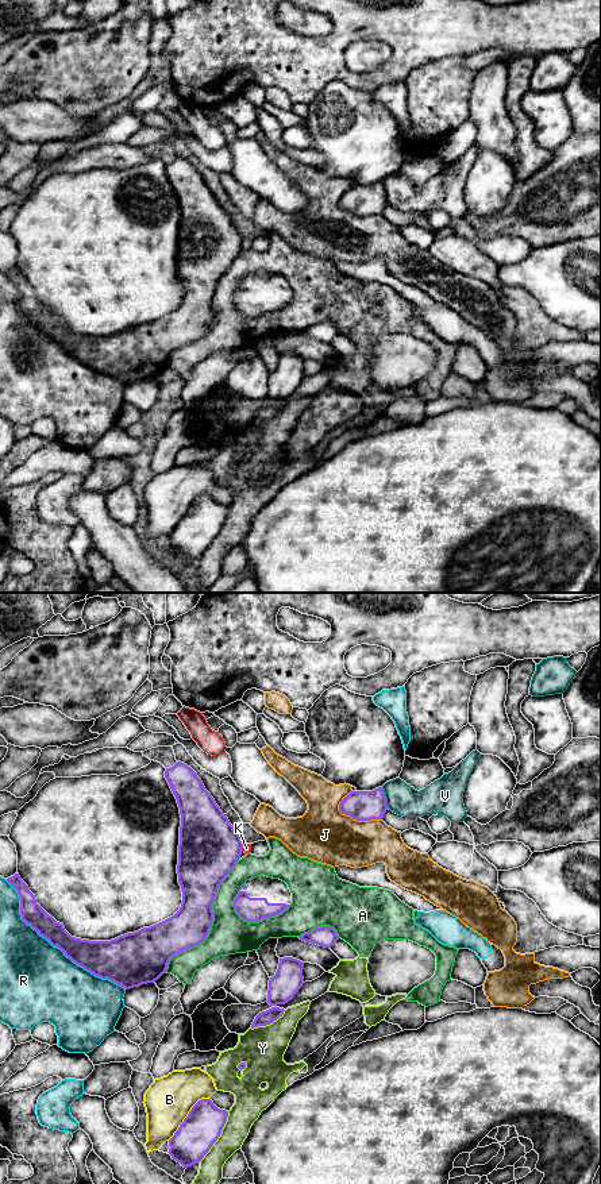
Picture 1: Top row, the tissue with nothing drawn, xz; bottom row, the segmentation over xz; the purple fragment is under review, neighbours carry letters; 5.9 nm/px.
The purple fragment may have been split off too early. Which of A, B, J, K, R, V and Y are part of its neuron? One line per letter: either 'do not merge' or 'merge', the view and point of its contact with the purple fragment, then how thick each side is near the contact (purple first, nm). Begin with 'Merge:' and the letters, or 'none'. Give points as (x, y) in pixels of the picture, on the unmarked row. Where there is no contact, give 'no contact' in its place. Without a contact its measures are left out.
Merge: none
A: do not merge | xz (211, 319) | 240/240 nm
B: do not merge | xz (188, 510) | 220/280 nm
J: do not merge | xz (358, 215) | 180/320 nm
K: do not merge | xz (242, 242) | 360/50 nm
R: do not merge | xz (54, 340) | 190/460 nm
V: do not merge | xz (385, 193) | 180/190 nm
Y: do not merge | xz (219, 531) | 220/170 nm

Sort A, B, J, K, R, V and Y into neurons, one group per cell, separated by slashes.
A Y / B / J / K / R / V

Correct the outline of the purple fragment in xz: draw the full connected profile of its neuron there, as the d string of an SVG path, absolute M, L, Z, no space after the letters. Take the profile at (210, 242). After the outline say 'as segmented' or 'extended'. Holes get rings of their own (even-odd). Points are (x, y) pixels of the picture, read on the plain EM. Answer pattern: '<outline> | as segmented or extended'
M177 157L173 162L166 163L165 173L177 194L181 209L177 269L182 286L182 298L173 312L111 336L81 335L72 332L62 319L57 317L36 298L35 290L20 274L19 269L7 274L19 289L20 311L27 320L53 342L59 343L77 360L126 385L154 378L166 369L167 359L173 351L207 335L213 317L212 300L216 288L239 257L244 240L239 228L190 162Z | as segmented

